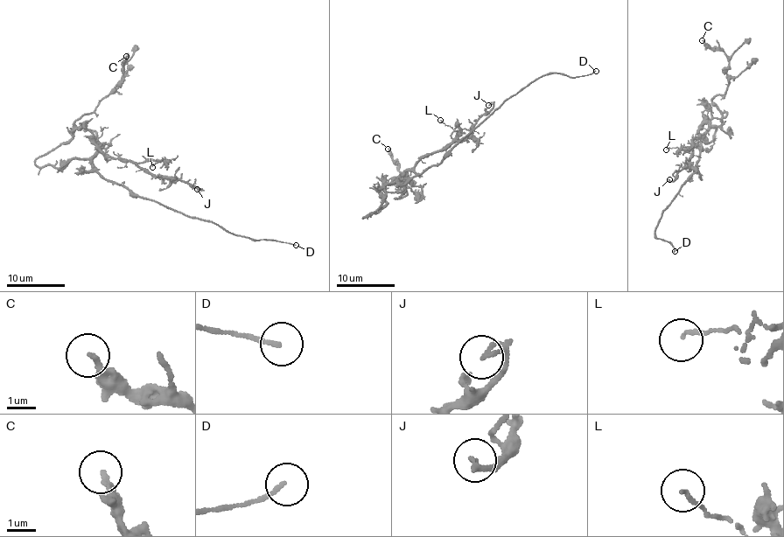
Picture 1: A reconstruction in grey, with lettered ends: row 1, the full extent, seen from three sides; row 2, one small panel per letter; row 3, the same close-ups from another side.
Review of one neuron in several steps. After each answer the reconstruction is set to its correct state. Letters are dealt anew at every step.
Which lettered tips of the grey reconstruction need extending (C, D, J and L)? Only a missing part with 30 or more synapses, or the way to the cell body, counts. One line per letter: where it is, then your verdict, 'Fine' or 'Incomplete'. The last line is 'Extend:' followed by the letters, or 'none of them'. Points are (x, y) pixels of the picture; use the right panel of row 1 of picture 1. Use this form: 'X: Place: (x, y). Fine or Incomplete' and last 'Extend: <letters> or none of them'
C: Place: (702, 40). Fine
D: Place: (675, 251). Incomplete
J: Place: (669, 179). Fine
L: Place: (666, 149). Fine
Extend: D

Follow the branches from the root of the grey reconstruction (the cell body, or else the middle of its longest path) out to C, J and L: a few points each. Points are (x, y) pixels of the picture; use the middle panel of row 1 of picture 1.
C: (430, 166), (378, 191), (400, 188), (406, 177), (388, 149)
J: (430, 166), (404, 178), (409, 179), (406, 170), (420, 159), (462, 141), (474, 123), (493, 108), (488, 105)
L: (430, 166), (404, 178), (409, 179), (406, 170), (423, 156), (451, 142), (453, 129), (440, 120)

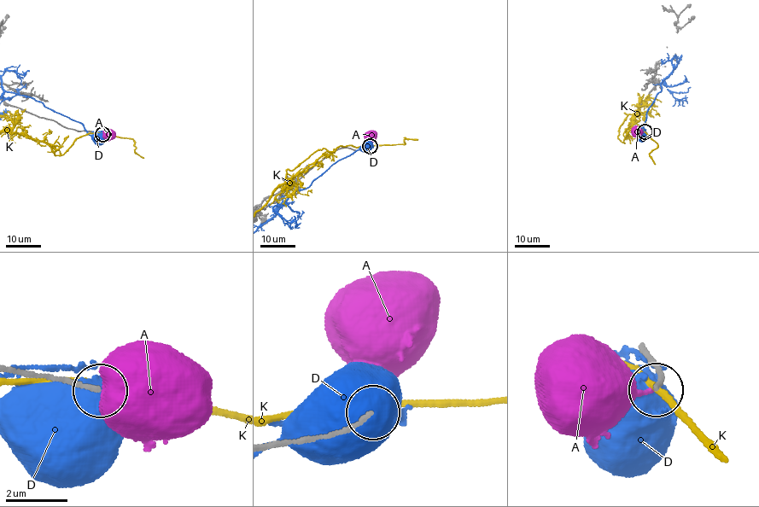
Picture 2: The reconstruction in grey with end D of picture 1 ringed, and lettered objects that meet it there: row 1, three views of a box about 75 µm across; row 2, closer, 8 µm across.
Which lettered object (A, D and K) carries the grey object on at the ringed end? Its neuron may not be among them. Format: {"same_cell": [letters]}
{"same_cell": ["A"]}

